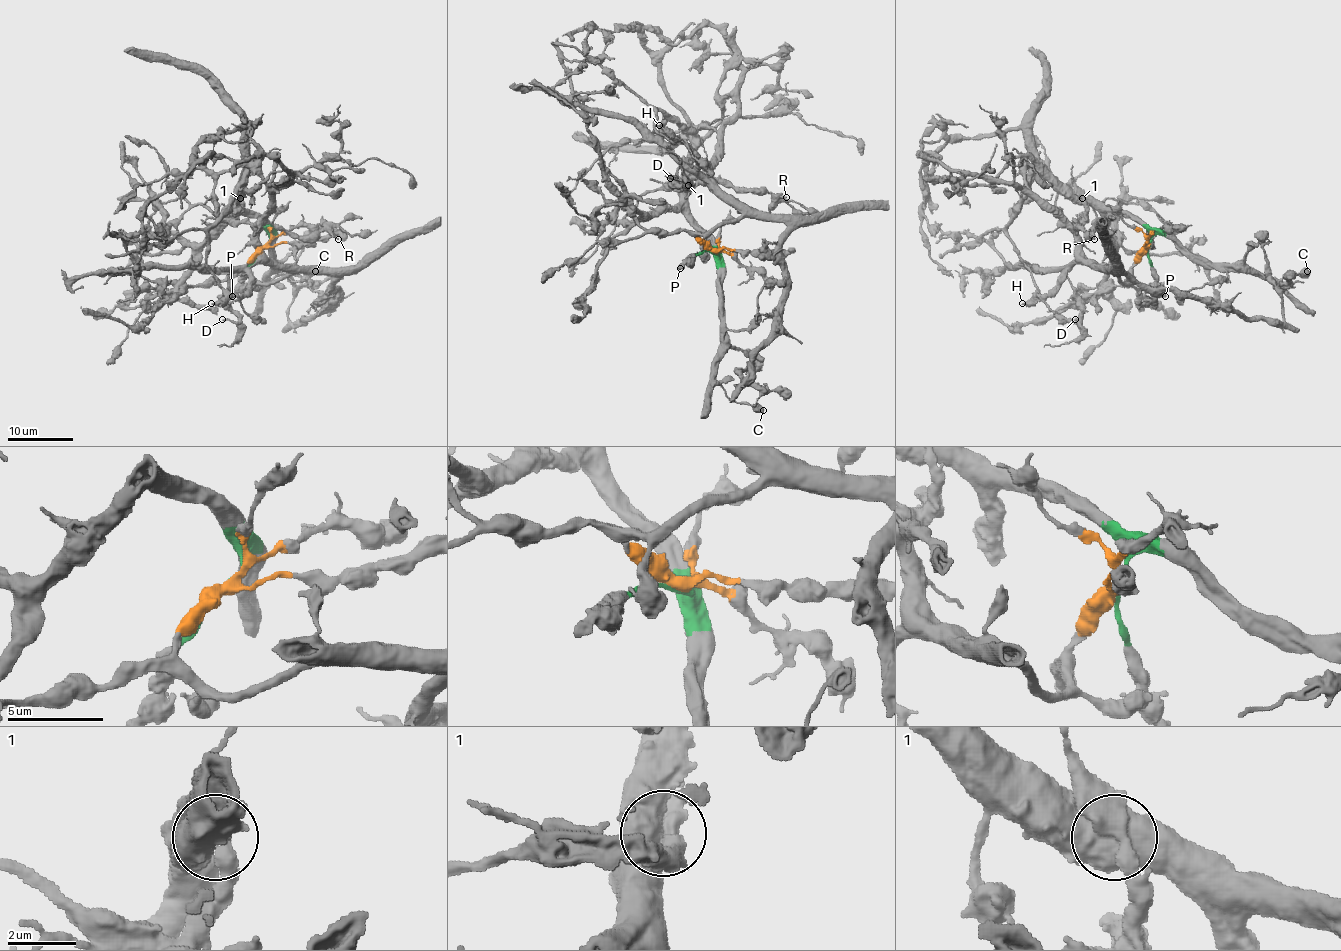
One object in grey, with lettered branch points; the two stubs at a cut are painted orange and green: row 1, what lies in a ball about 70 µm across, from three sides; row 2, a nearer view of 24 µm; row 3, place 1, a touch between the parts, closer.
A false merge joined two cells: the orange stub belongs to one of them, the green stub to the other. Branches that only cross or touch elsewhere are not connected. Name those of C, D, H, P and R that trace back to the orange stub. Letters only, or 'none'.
D, R

